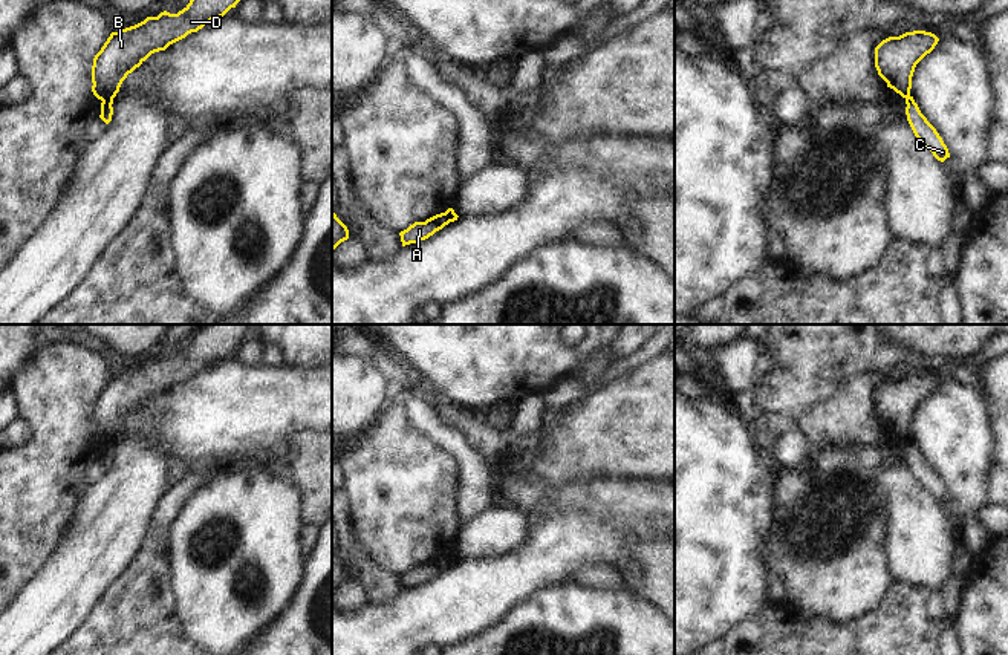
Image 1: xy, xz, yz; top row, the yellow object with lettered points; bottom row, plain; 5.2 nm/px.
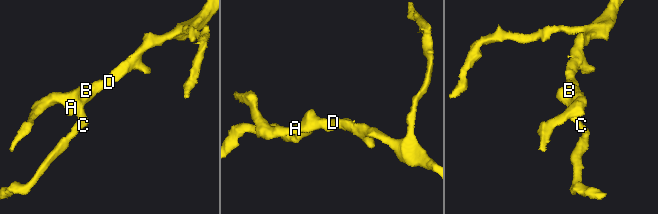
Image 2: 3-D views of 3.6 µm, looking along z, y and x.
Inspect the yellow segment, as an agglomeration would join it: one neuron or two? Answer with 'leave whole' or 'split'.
split

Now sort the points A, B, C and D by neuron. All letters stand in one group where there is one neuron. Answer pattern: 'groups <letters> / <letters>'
groups A B D / C

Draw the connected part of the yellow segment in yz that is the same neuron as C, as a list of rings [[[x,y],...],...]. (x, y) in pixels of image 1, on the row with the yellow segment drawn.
[[[913,96],[906,98],[906,115],[907,121],[915,133],[915,136],[927,147],[933,156],[944,162],[950,158],[948,148],[944,144],[942,138],[936,132],[936,129],[927,121],[927,118],[921,113],[918,104],[915,103]]]

